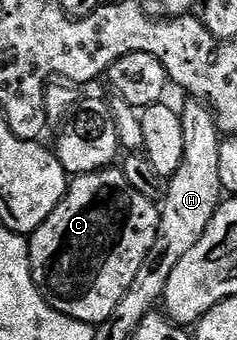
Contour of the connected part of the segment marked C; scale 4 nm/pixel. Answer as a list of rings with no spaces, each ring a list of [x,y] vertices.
[[[104,169],[70,180],[65,197],[49,213],[49,217],[29,236],[31,245],[31,276],[43,299],[52,307],[82,323],[104,323],[117,309],[121,297],[133,285],[137,269],[147,259],[157,241],[159,207],[155,199],[141,194],[124,177],[122,170]]]

